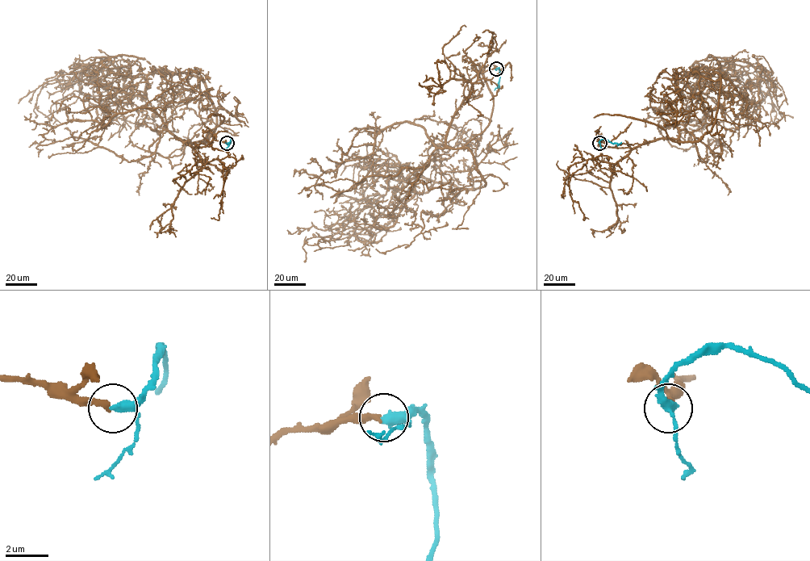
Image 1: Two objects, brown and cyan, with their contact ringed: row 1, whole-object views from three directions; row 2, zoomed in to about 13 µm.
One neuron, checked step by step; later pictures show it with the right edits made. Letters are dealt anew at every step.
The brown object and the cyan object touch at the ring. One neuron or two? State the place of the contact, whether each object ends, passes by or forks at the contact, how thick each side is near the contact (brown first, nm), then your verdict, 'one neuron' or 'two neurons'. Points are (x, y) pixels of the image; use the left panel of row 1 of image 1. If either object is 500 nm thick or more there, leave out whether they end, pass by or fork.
place (227, 143); brown ends; cyan passes by; calibres 260 and 320 nm; one neuron

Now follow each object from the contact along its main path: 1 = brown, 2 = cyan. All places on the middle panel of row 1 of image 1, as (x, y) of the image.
1: (496, 69), (446, 138), (484, 186), (416, 177), (392, 225), (355, 232), (371, 161), (354, 194)
2: (496, 69), (499, 69), (500, 75), (498, 87), (494, 90)

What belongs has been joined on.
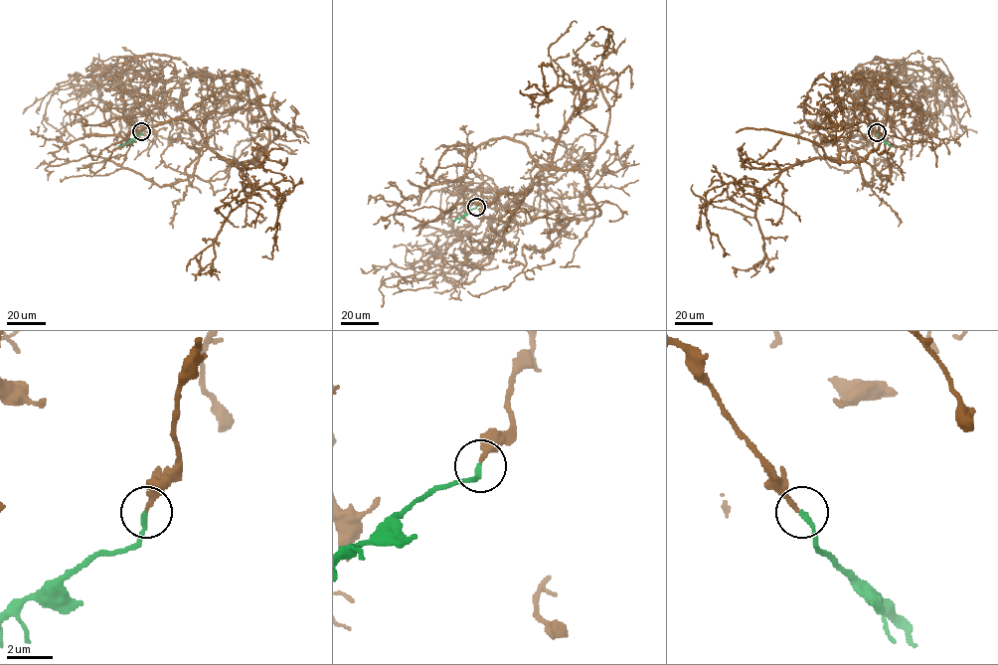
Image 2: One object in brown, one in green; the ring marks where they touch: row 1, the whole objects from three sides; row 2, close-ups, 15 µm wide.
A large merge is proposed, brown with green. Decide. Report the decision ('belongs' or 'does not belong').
belongs

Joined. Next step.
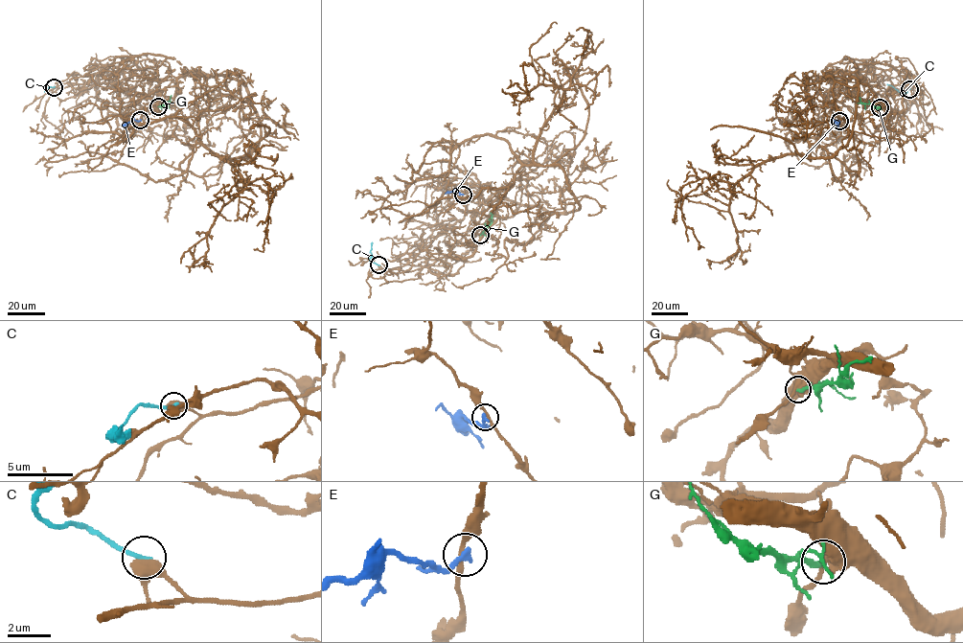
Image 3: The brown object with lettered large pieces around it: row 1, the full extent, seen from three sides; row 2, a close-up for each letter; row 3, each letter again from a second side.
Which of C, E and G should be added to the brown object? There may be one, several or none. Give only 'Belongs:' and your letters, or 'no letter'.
Belongs: no letter

